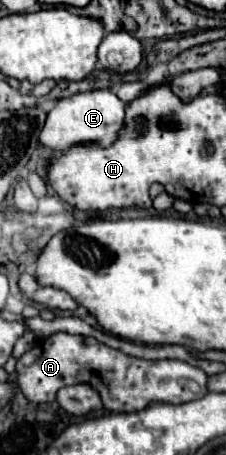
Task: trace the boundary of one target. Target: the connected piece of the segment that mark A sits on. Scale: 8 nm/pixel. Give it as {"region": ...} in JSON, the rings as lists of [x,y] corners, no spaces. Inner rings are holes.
{"region":[[[55,333],[47,339],[37,339],[33,349],[17,361],[17,383],[21,393],[33,403],[51,403],[57,399],[59,389],[87,383],[101,395],[103,407],[113,413],[141,411],[155,401],[183,405],[207,393],[207,375],[197,367],[171,359],[145,361],[129,357],[99,343],[95,337],[71,333]]]}

